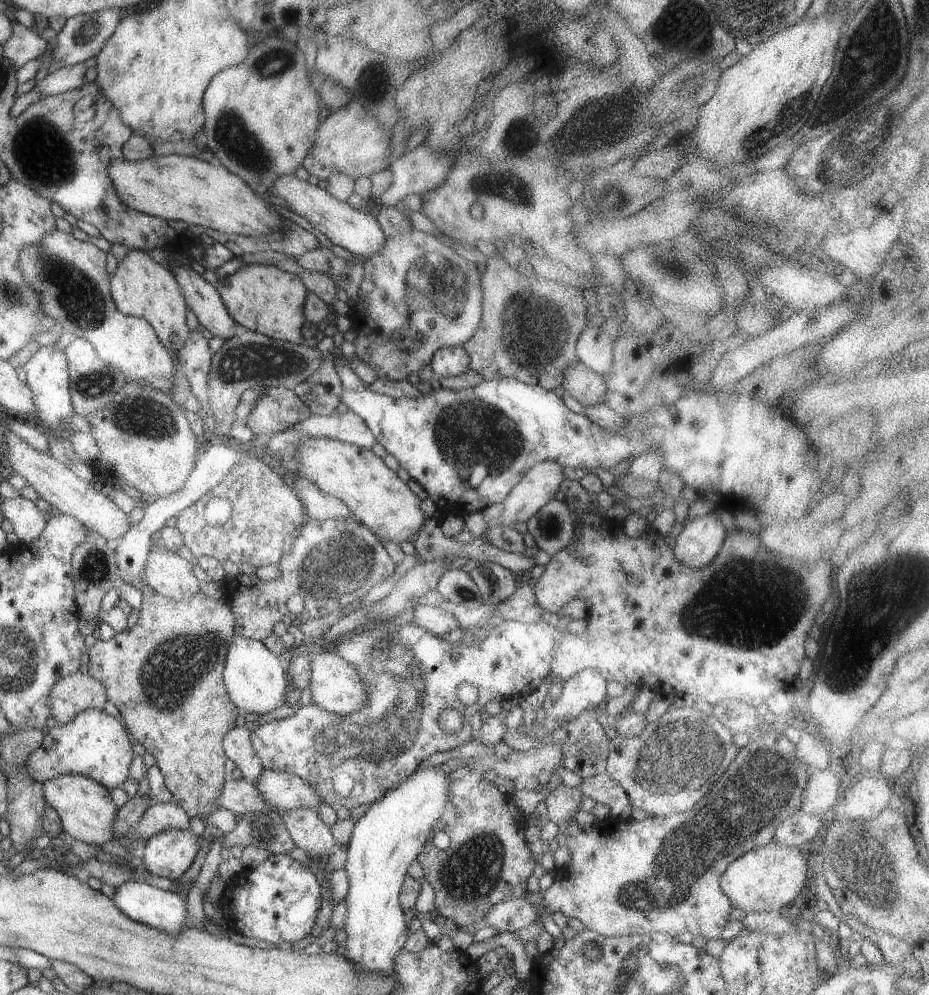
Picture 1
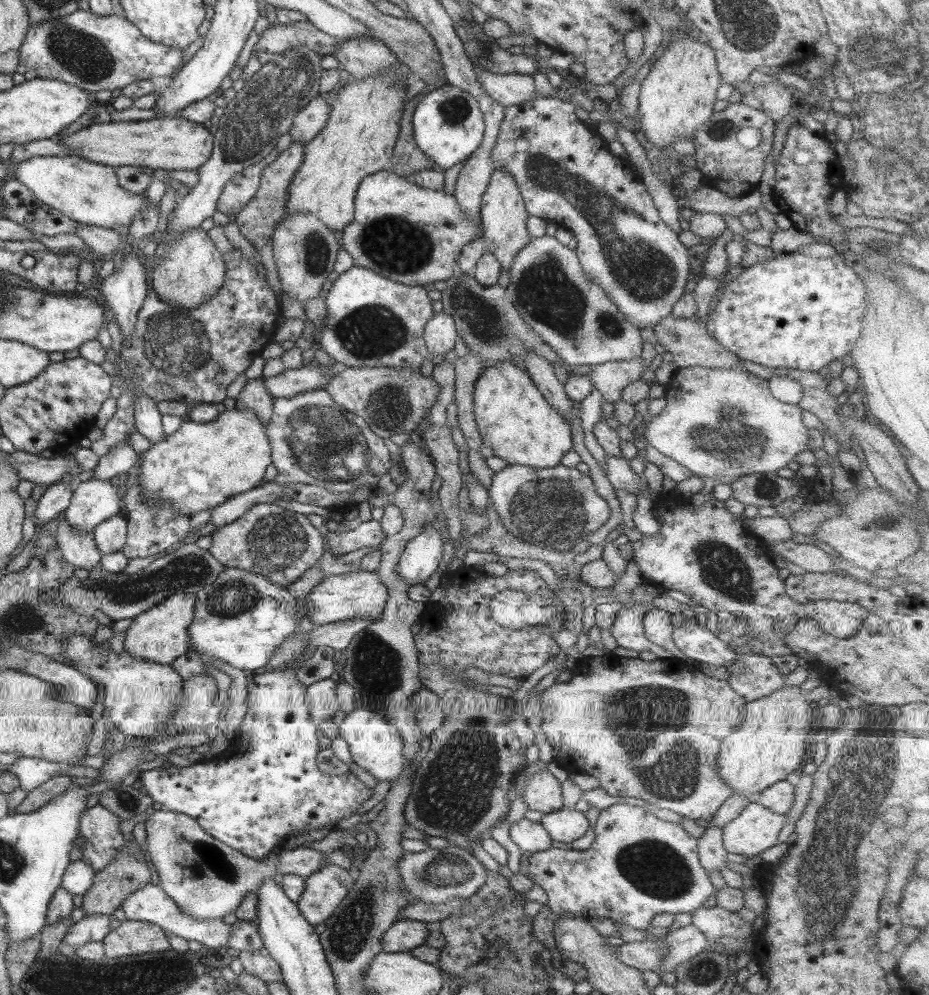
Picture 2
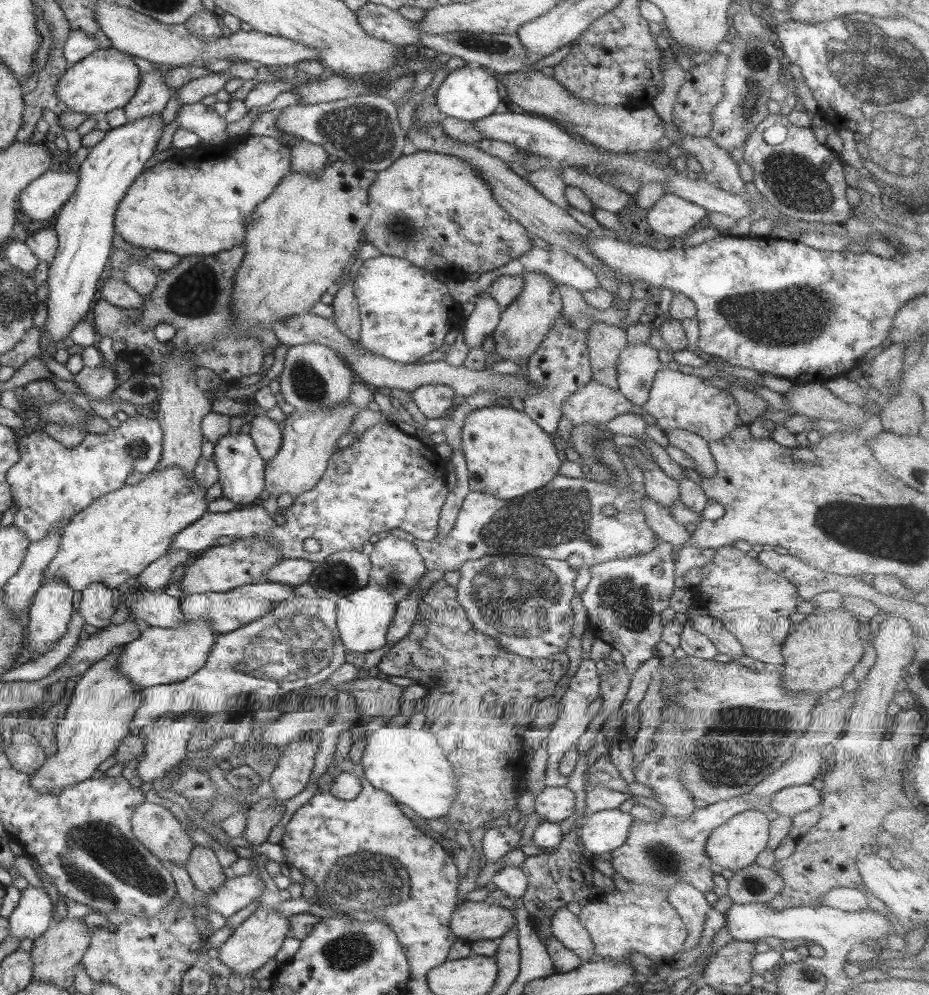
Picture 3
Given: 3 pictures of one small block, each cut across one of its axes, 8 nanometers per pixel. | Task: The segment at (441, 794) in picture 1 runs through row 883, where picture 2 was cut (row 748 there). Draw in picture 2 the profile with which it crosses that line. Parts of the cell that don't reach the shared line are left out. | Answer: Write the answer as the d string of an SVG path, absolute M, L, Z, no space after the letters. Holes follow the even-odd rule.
M353 710L344 716L338 733L347 743L352 762L367 771L376 782L390 783L401 775L404 766L401 737L384 715L369 710Z

